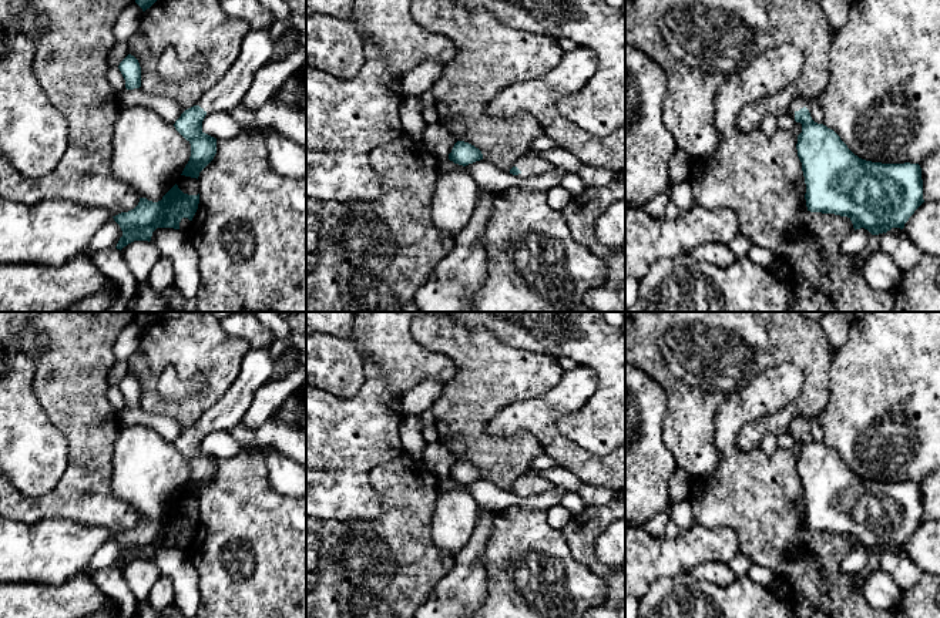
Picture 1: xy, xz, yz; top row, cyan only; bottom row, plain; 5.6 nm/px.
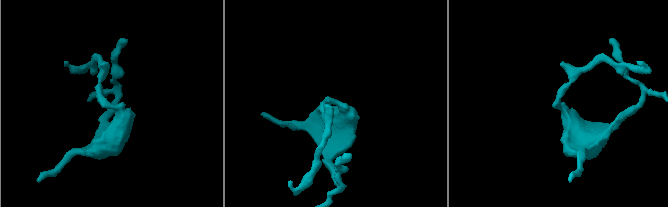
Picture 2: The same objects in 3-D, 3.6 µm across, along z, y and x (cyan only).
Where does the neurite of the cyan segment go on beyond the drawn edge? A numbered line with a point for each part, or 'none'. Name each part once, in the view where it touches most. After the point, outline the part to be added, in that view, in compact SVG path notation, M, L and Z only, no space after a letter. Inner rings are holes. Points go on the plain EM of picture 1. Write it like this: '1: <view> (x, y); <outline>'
1: yz (798, 422); M795 417L792 426L795 430L799 430L800 427L809 424L810 421L812 421L810 417Z

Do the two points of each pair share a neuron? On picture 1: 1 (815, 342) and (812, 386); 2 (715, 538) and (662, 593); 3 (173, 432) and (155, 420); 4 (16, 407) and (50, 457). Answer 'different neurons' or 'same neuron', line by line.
1: same neuron
2: different neurons
3: same neuron
4: same neuron

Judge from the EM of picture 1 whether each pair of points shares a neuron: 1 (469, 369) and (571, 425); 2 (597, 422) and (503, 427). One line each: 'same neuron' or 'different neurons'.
1: different neurons
2: different neurons

